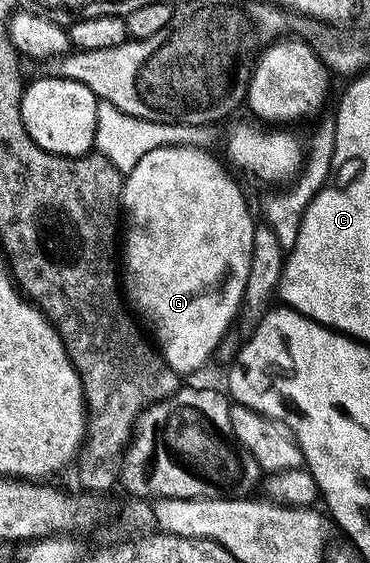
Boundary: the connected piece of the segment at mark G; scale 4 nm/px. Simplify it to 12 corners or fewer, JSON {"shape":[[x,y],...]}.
{"shape":[[203,147],[123,177],[122,292],[198,371],[241,311],[254,232]]}

